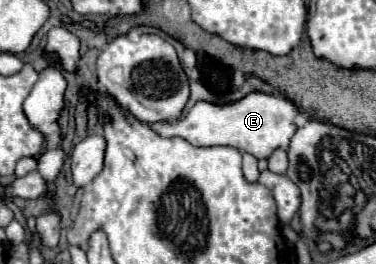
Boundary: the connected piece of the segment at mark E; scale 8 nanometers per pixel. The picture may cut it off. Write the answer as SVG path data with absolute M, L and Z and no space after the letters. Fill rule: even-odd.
M251 93L245 99L231 105L213 105L213 103L201 101L201 103L195 103L193 109L183 119L147 123L147 127L151 127L161 137L181 137L191 145L201 145L201 147L231 145L239 151L255 155L257 159L267 159L277 147L287 149L297 129L293 125L295 115L297 115L297 107L287 97L279 93L273 93L273 95Z

